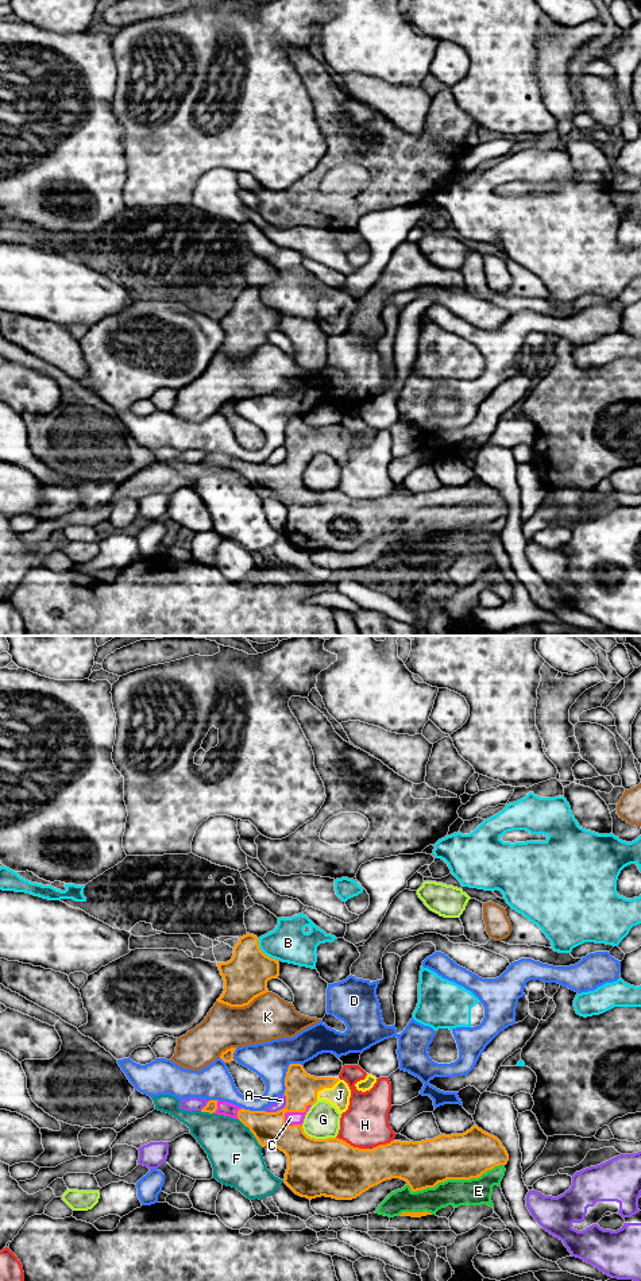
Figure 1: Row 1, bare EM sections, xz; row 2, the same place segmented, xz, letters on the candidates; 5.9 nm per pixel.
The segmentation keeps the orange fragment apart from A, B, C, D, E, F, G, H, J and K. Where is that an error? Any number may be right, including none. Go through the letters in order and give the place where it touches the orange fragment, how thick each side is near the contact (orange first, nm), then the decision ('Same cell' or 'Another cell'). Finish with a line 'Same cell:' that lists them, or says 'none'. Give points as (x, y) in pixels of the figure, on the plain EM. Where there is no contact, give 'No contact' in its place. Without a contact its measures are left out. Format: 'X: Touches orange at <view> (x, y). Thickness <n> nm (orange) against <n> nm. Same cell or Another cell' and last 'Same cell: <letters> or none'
A: Touches orange at xz (280, 462). Thickness 200 nm (orange) against 60 nm. Another cell
B: Touches orange at xz (262, 304). Thickness 260 nm (orange) against 240 nm. Another cell
C: Touches orange at xz (294, 463). Thickness 200 nm (orange) against 80 nm. Same cell
D: Touches orange at xz (286, 427). Thickness 190 nm (orange) against 220 nm. Another cell
E: Touches orange at xz (455, 531). Thickness 280 nm (orange) against 160 nm. Another cell
F: Touches orange at xz (251, 483). Thickness 200 nm (orange) against 300 nm. Another cell
G: Touches orange at xz (317, 492). Thickness 340 nm (orange) against 200 nm. Another cell
H: Touches orange at xz (352, 498). Thickness 340 nm (orange) against 280 nm. Another cell
J: Touches orange at xz (324, 439). Thickness 190 nm (orange) against 130 nm. Same cell
K: Touches orange at xz (242, 358). Thickness 260 nm (orange) against 280 nm. Another cell
Same cell: C, J

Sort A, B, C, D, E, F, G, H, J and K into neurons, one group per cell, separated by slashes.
A / B / C J / D / E / F / G / H / K

